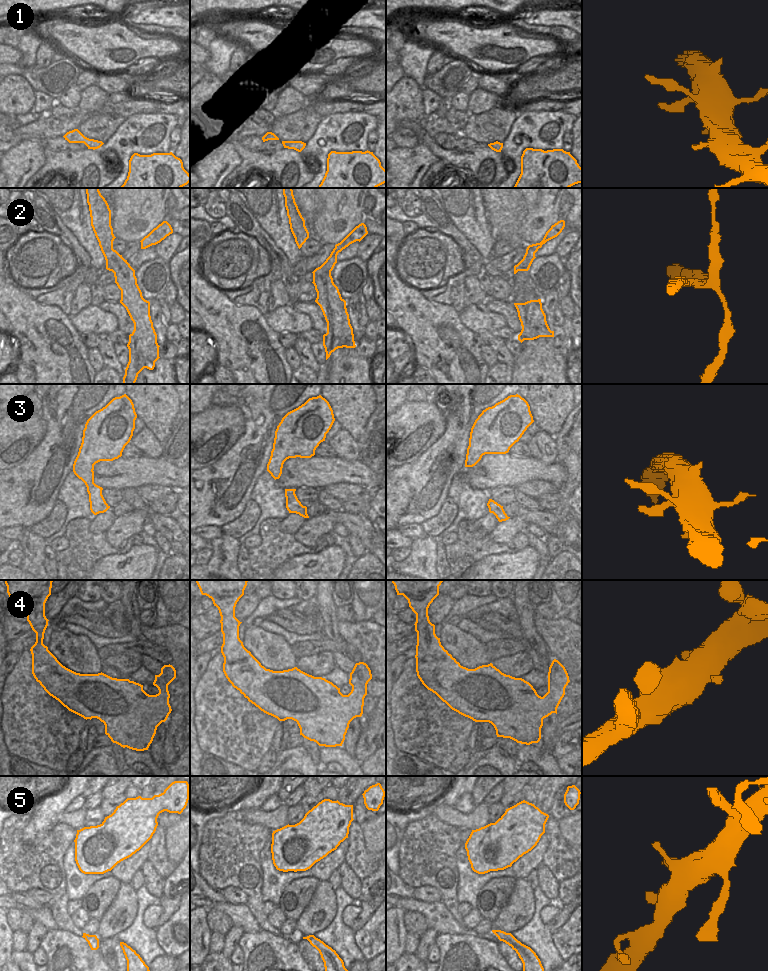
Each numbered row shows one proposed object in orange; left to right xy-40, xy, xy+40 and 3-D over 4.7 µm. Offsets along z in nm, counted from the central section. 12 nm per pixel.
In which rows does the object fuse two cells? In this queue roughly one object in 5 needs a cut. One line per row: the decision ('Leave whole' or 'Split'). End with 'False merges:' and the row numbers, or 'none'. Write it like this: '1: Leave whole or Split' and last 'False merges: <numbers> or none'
1: Leave whole
2: Split
3: Split
4: Leave whole
5: Leave whole
False merges: 2, 3.

